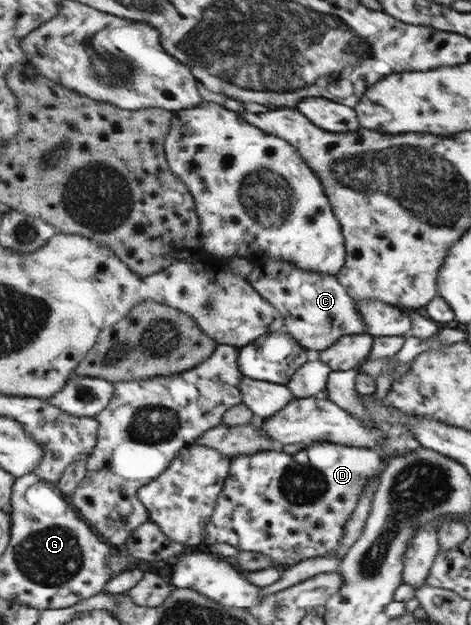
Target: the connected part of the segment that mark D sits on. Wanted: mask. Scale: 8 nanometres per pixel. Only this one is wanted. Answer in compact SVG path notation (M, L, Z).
M313 443L294 454L278 450L260 450L254 454L241 454L231 459L231 473L225 490L217 502L213 518L206 525L204 545L225 542L239 550L250 550L269 556L278 570L292 568L310 558L338 557L344 528L358 508L360 496L368 482L383 472L385 465L378 452L370 447Z

